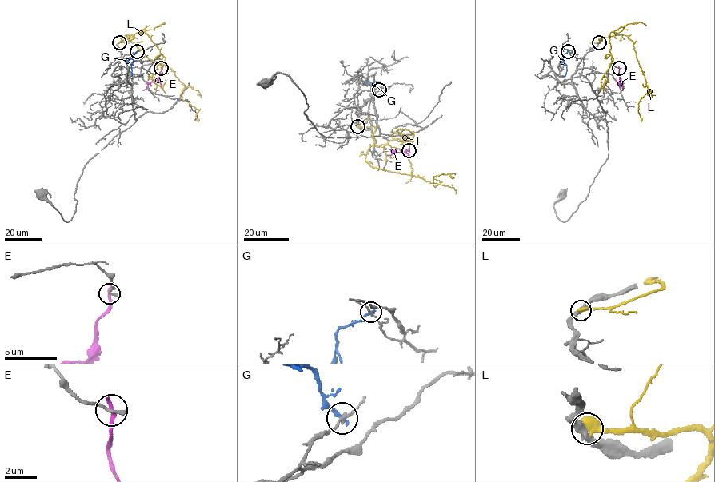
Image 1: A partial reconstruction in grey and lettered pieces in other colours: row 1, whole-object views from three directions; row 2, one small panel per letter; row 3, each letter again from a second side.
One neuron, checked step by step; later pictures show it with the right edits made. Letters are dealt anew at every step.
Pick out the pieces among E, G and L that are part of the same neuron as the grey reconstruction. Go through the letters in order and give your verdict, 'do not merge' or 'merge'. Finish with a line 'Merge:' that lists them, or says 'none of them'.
E: do not merge
G: do not merge
L: do not merge
Merge: none of them

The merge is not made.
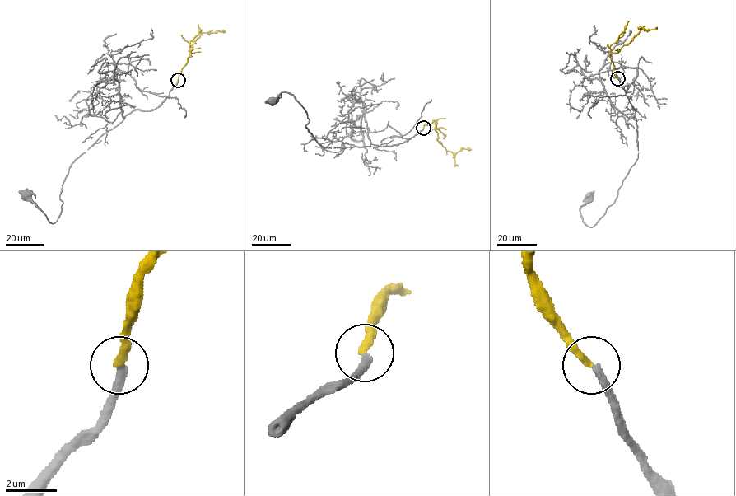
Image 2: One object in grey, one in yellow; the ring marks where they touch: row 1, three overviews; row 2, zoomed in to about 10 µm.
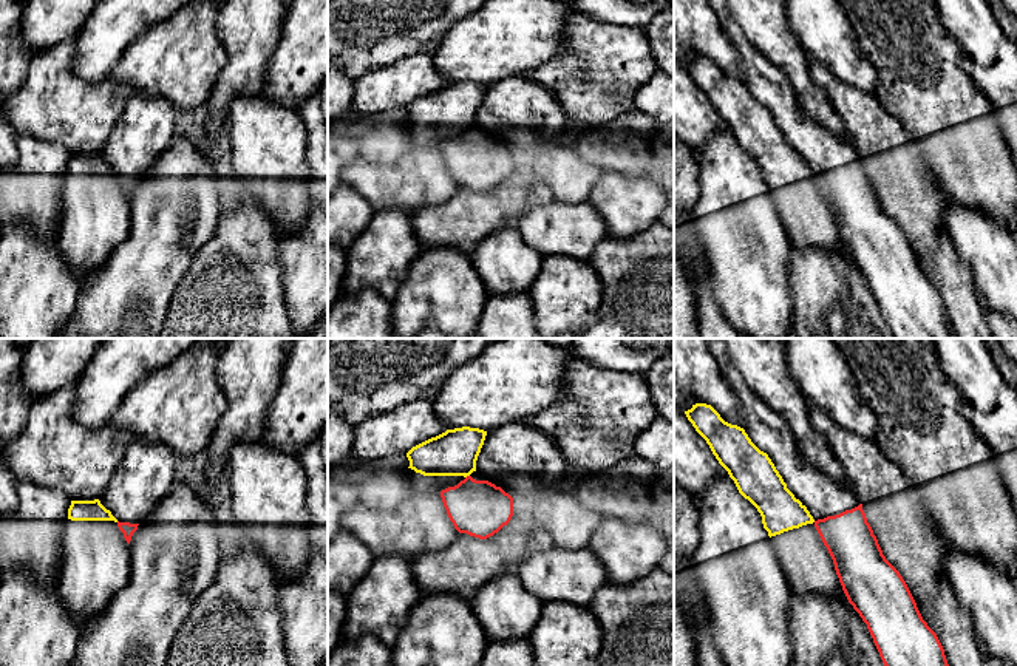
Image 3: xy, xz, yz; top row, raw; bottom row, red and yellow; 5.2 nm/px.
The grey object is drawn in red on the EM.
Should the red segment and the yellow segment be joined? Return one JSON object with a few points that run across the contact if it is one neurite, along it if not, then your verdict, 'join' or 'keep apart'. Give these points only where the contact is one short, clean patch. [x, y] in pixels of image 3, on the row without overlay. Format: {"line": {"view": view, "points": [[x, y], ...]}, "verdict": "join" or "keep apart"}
{"line": {"view": "xz", "points": [[469, 129], [465, 132]]}, "verdict": "keep apart"}

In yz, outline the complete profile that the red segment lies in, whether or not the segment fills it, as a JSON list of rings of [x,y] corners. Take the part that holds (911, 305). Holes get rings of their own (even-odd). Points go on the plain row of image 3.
[[[711,0],[711,3],[723,34],[745,62],[745,87],[760,105],[768,108],[787,142],[813,170],[815,181],[833,213],[842,244],[867,278],[893,338],[951,338],[944,303],[937,287],[923,274],[906,235],[883,209],[855,144],[807,119],[787,74],[750,42],[740,25],[731,19],[725,0]]]

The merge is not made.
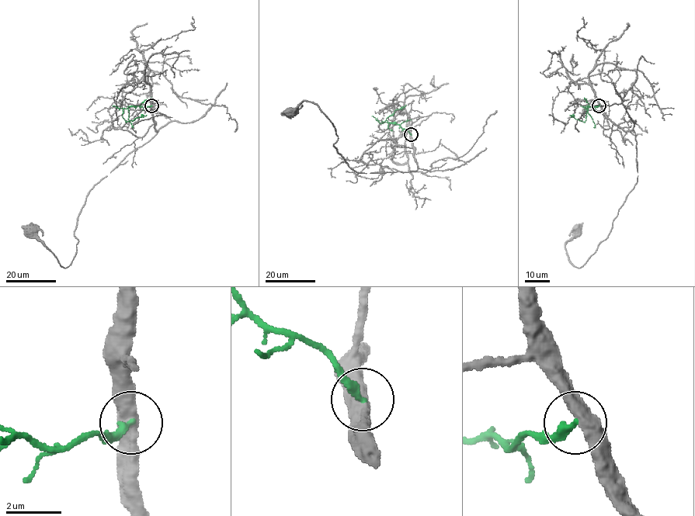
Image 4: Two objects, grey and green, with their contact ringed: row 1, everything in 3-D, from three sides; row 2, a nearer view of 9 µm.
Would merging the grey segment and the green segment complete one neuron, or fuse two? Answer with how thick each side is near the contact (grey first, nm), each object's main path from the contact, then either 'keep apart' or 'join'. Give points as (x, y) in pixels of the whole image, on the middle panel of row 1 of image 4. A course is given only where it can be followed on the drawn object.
500 nm thick on the grey side, 280 nm on the other; grey runs (411, 134), (415, 171), (358, 173), (334, 147), (335, 128), (316, 105), (302, 101), (286, 110), (291, 112); green runs (411, 134), (398, 124), (381, 121), (406, 105); keep apart

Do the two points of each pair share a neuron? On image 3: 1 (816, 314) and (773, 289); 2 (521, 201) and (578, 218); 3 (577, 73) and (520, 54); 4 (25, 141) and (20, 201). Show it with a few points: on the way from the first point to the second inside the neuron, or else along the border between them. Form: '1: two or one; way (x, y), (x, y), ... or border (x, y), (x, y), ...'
1: two; border (789, 266), (793, 297), (792, 322)
2: two; border (546, 201), (529, 209), (513, 224)
3: two; border (561, 30), (561, 47), (549, 59), (524, 74)
4: one; way (36, 156), (40, 164), (40, 173), (33, 186)

